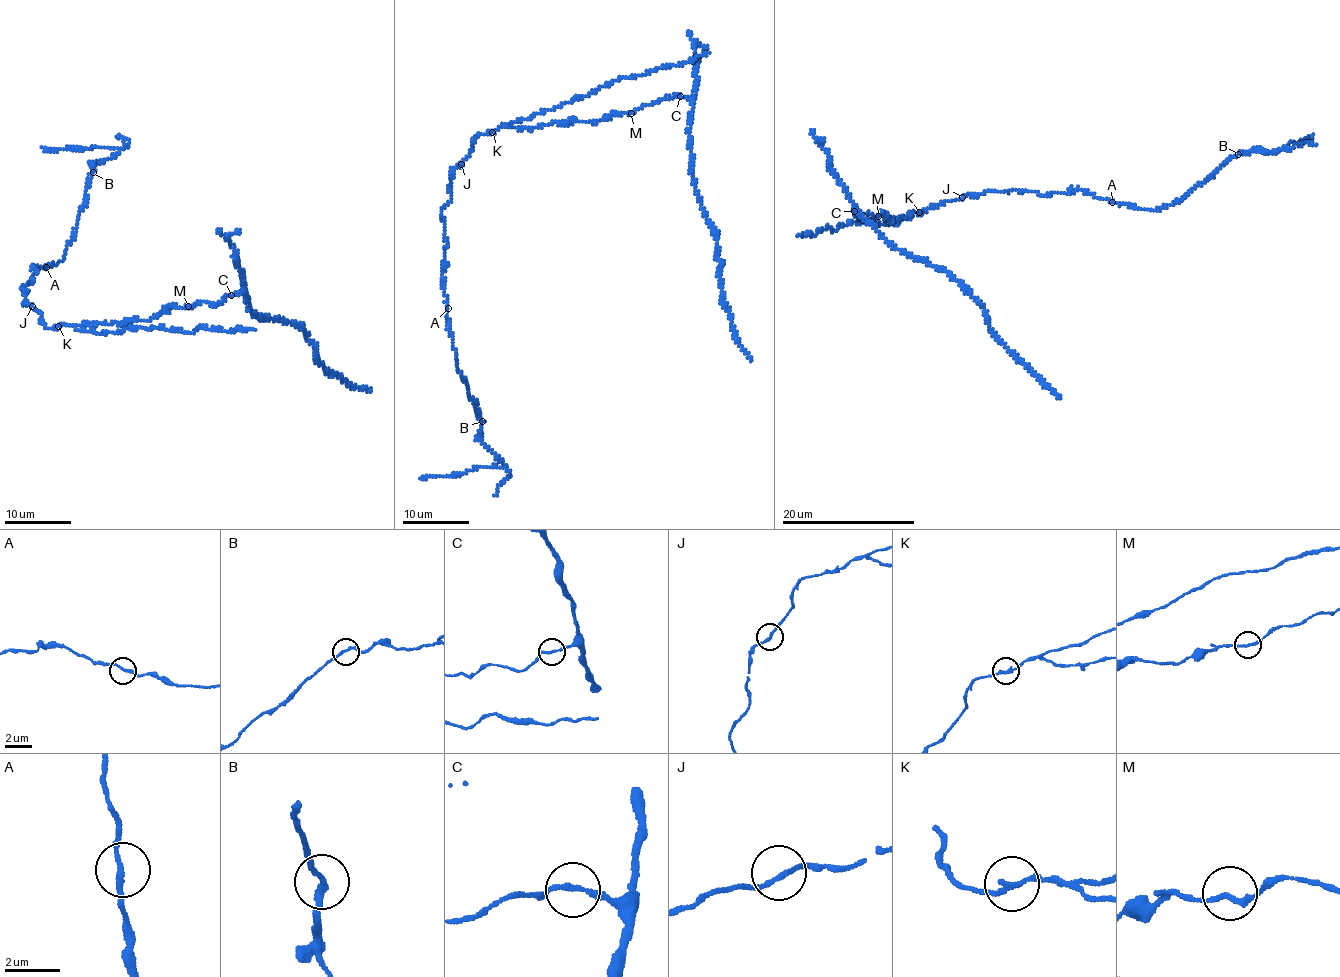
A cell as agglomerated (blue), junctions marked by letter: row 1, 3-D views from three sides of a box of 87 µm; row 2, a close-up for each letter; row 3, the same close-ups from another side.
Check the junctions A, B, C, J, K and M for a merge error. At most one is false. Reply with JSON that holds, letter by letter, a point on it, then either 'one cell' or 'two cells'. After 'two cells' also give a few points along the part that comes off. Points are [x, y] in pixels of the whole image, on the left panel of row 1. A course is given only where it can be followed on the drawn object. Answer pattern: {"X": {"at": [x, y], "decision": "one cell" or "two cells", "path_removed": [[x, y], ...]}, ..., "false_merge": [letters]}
{"A": {"at": [46, 267], "decision": "one cell"}, "B": {"at": [93, 172], "decision": "one cell"}, "C": {"at": [231, 295], "decision": "one cell"}, "J": {"at": [32, 306], "decision": "one cell"}, "K": {"at": [58, 326], "decision": "two cells", "path_removed": [[58, 325], [105, 333], [128, 328], [156, 327], [192, 334], [201, 327], [230, 331], [255, 329]]}, "M": {"at": [188, 306], "decision": "one cell"}, "false_merge": ["K"]}

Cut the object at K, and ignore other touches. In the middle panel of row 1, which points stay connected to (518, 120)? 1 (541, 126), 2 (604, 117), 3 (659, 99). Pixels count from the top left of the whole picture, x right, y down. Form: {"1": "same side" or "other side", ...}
{"1": "other side", "2": "other side", "3": "other side"}

